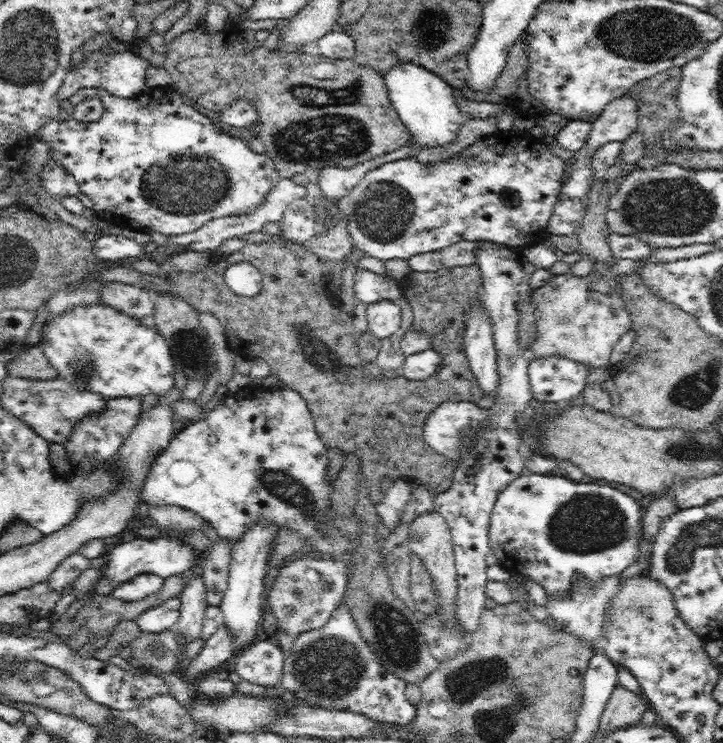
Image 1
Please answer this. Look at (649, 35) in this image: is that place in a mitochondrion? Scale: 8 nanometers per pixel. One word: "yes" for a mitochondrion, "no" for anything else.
yes

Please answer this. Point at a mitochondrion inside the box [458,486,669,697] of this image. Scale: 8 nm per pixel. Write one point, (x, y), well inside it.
(586, 522)

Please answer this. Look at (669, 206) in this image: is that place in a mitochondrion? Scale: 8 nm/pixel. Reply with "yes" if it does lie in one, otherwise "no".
yes

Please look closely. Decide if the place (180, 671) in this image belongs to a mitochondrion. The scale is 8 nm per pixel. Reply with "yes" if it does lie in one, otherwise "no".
no

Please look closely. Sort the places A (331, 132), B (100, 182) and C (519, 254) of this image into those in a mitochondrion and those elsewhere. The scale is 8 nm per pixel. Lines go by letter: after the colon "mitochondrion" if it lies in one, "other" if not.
A: mitochondrion
B: other
C: other

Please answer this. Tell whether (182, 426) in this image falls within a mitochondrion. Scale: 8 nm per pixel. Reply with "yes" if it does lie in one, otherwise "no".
no

